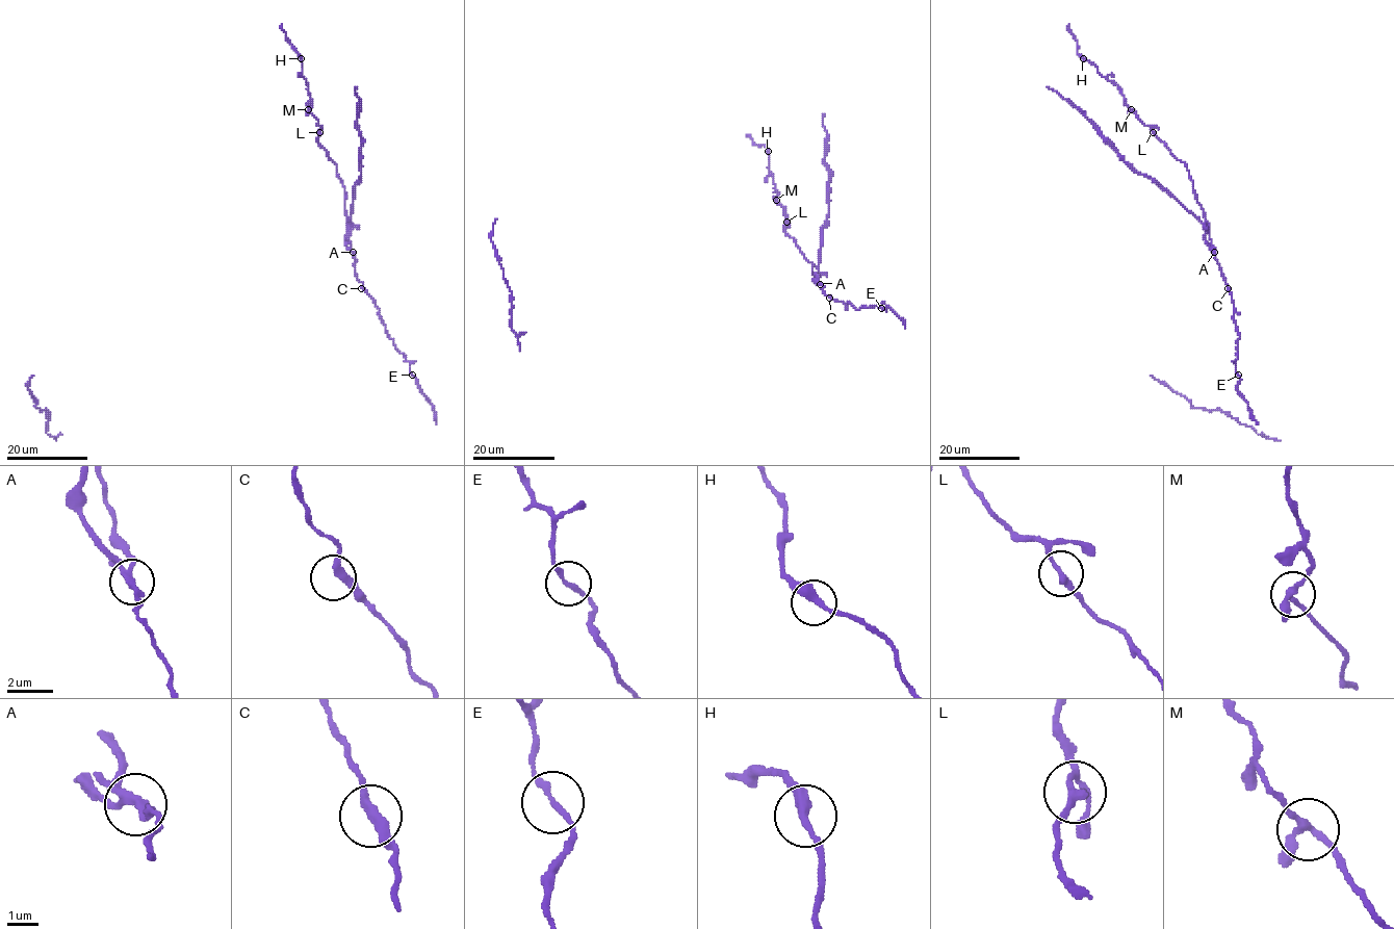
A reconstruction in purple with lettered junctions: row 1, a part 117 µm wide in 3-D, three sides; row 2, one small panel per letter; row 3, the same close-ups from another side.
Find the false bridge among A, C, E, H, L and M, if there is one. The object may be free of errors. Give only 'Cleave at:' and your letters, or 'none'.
Cleave at: A

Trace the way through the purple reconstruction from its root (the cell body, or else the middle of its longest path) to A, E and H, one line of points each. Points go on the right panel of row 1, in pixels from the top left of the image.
A: (1228, 288), (1214, 252)
E: (1228, 288), (1239, 334), (1235, 363), (1238, 375)
H: (1228, 288), (1186, 165), (1139, 120), (1121, 91), (1083, 58)

